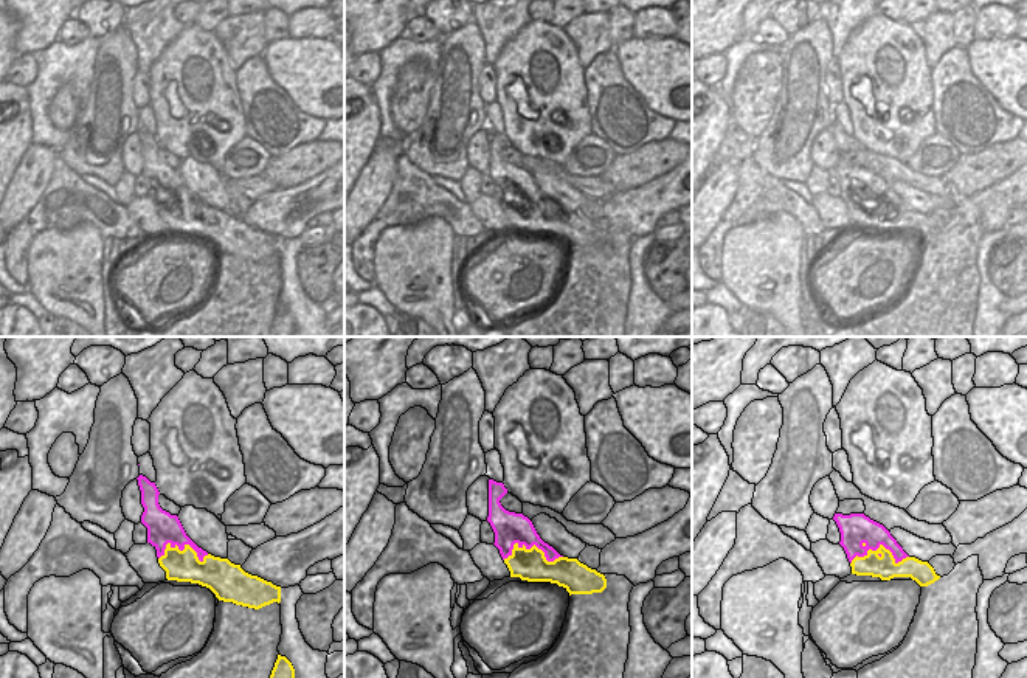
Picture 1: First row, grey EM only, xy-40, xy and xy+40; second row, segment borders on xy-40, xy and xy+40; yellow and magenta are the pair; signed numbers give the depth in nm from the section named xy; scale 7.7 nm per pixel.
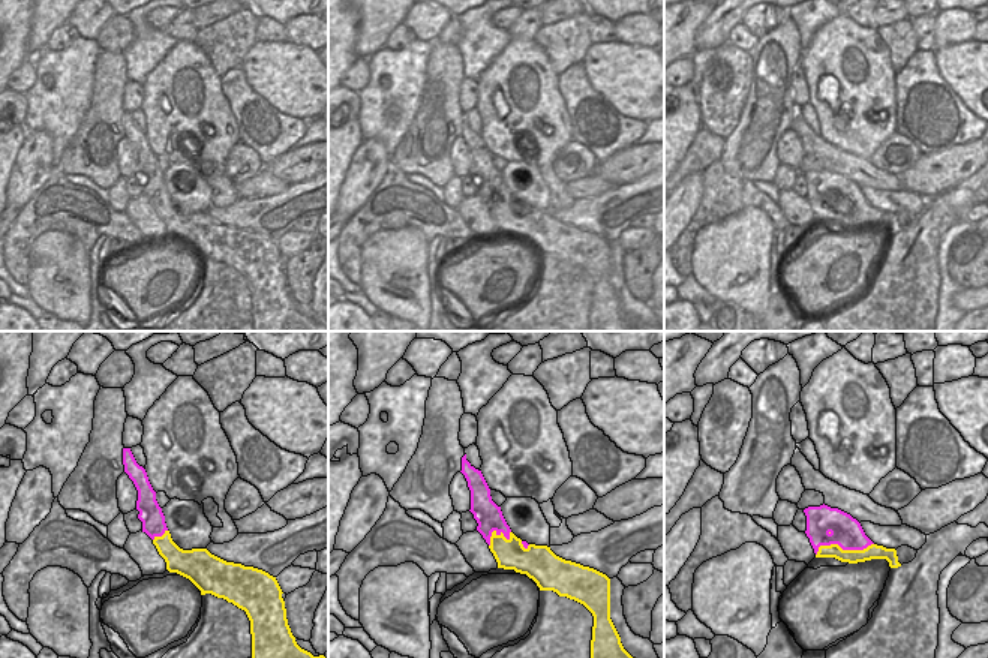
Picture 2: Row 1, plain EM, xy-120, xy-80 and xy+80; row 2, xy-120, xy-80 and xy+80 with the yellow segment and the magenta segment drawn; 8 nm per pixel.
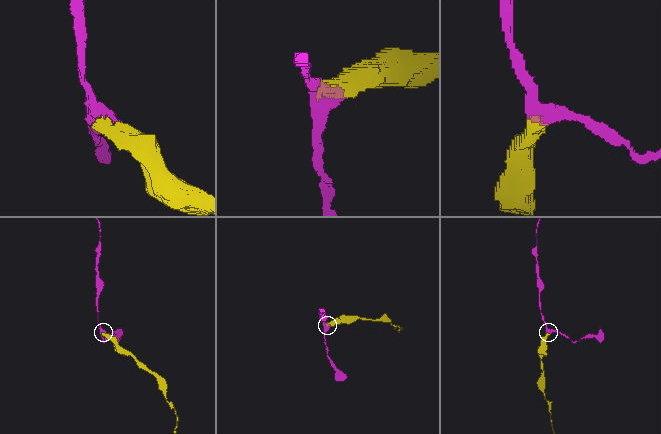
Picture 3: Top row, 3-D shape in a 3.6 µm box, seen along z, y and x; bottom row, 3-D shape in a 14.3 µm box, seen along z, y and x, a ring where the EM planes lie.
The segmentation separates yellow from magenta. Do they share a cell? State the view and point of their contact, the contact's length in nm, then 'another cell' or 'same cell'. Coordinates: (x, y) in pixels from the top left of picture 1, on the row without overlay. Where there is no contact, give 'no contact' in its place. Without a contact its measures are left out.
xy (532, 199) | 460 nm | same cell

